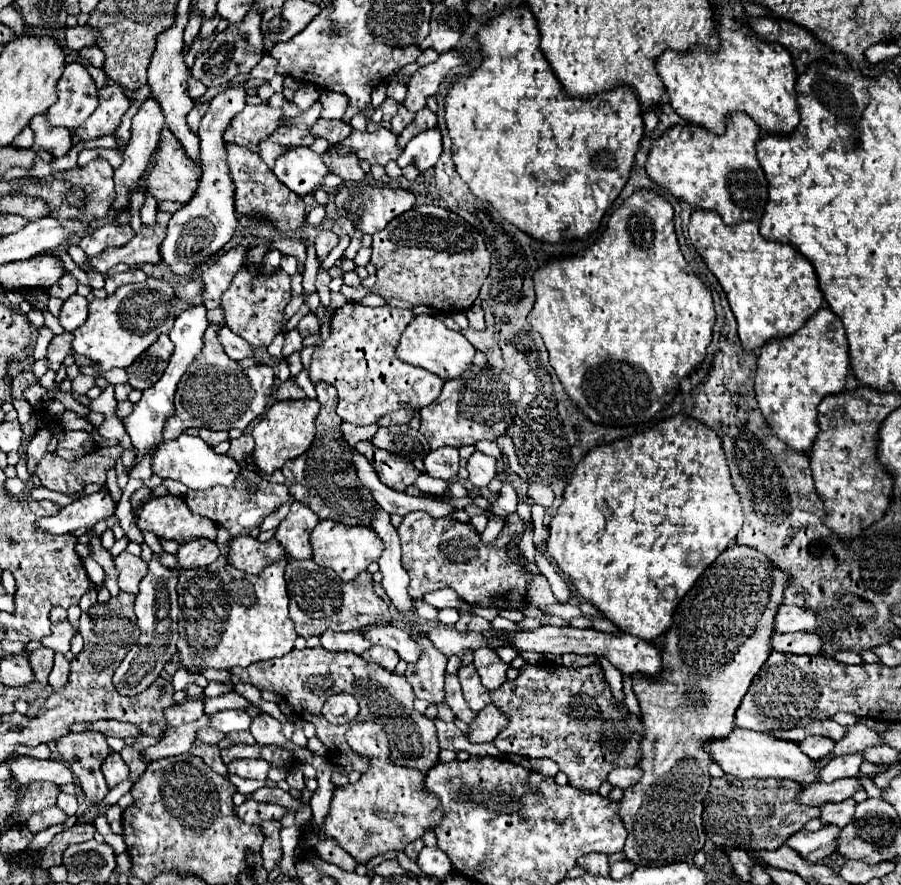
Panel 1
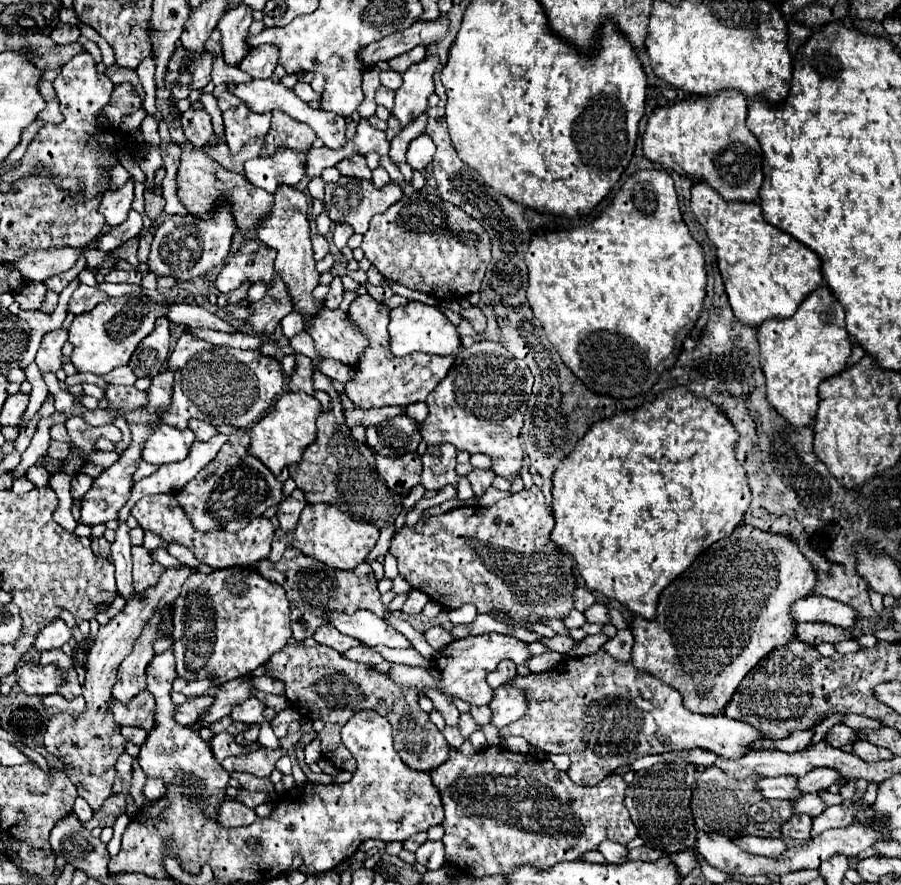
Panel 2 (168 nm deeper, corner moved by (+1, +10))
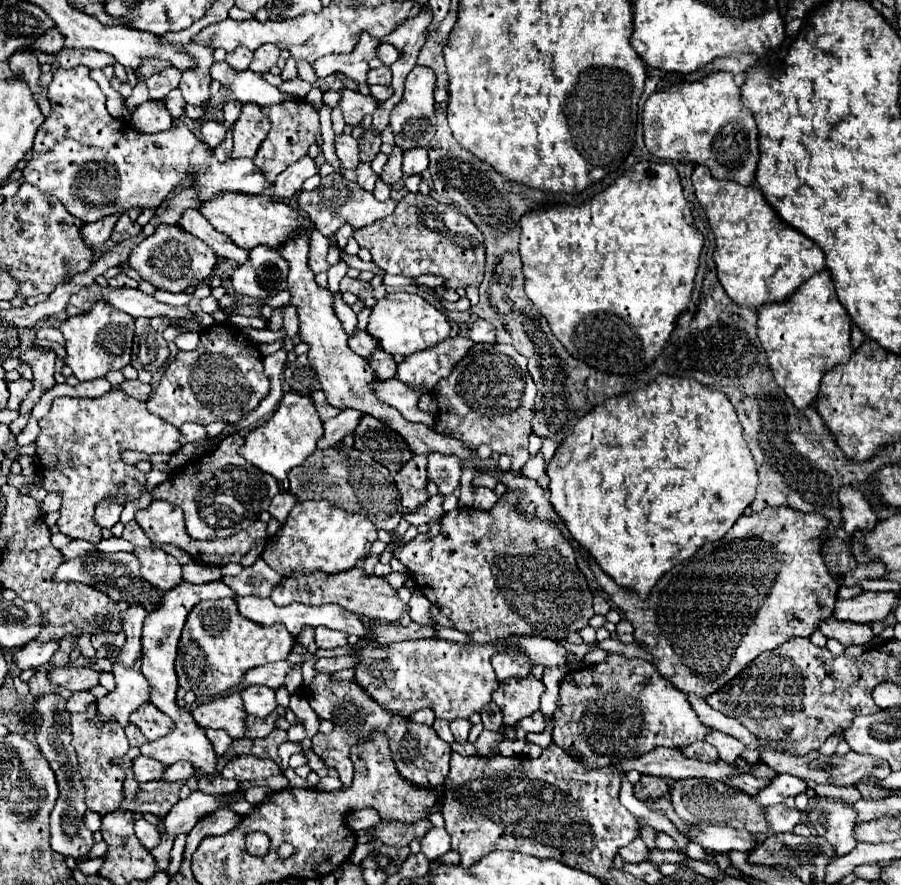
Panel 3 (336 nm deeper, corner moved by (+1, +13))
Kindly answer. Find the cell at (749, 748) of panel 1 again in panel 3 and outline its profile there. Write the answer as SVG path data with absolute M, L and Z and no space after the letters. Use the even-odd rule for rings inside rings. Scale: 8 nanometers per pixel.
M608 653L606 661L598 665L588 665L566 673L560 683L560 707L556 709L556 713L552 717L546 717L542 711L536 711L530 717L520 719L514 727L524 729L526 733L542 733L548 725L552 725L552 741L564 751L574 749L578 753L576 763L588 769L620 765L624 759L640 757L642 753L648 753L656 747L682 749L694 741L704 741L704 737L712 731L712 727L700 721L688 697L666 677L662 677L652 663L644 659L628 659L620 653Z

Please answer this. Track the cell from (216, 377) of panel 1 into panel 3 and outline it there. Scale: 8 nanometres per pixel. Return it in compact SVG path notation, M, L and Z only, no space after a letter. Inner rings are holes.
M212 325L200 333L200 343L194 351L178 351L174 361L166 367L158 389L150 395L146 401L150 413L162 417L164 421L170 421L172 425L180 427L186 421L208 425L212 421L222 423L236 423L240 421L248 411L256 409L258 403L270 393L270 377L264 373L262 367L262 353L256 347L256 343L246 341L246 337L228 327L228 325Z

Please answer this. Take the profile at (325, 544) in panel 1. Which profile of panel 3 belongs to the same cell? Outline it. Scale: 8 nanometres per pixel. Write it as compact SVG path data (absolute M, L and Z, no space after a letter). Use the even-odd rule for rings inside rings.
M326 499L300 501L292 509L288 521L278 529L274 539L268 539L262 551L262 559L280 575L308 573L316 569L324 573L340 573L352 569L356 561L368 553L376 539L378 531L366 517L334 507Z

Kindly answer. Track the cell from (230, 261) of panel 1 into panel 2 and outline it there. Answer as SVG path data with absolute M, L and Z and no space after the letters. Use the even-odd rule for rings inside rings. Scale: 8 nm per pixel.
M248 240L240 246L240 250L224 264L220 274L216 276L216 288L220 292L232 292L246 282L256 284L264 282L268 288L276 276L274 270L276 252L264 246L258 240Z

